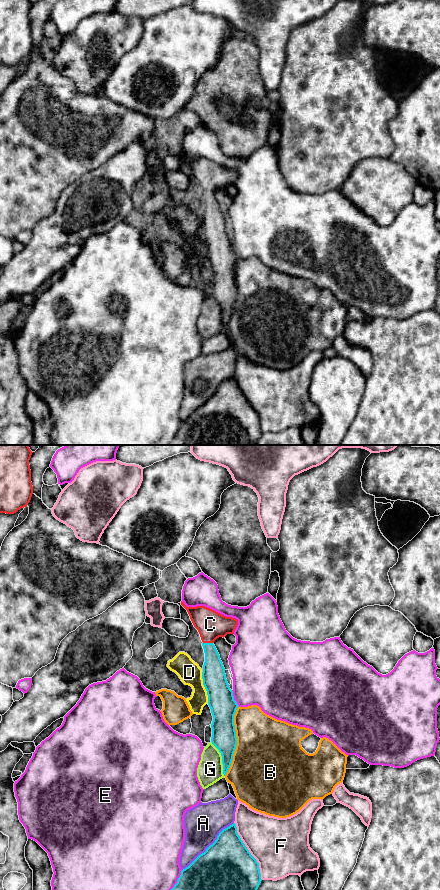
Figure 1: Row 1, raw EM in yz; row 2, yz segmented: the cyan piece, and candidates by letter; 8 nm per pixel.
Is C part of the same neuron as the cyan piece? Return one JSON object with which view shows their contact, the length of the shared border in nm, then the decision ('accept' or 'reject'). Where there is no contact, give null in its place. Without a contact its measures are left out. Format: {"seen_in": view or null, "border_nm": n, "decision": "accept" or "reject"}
{"seen_in": "yz", "border_nm": 80, "decision": "accept"}

